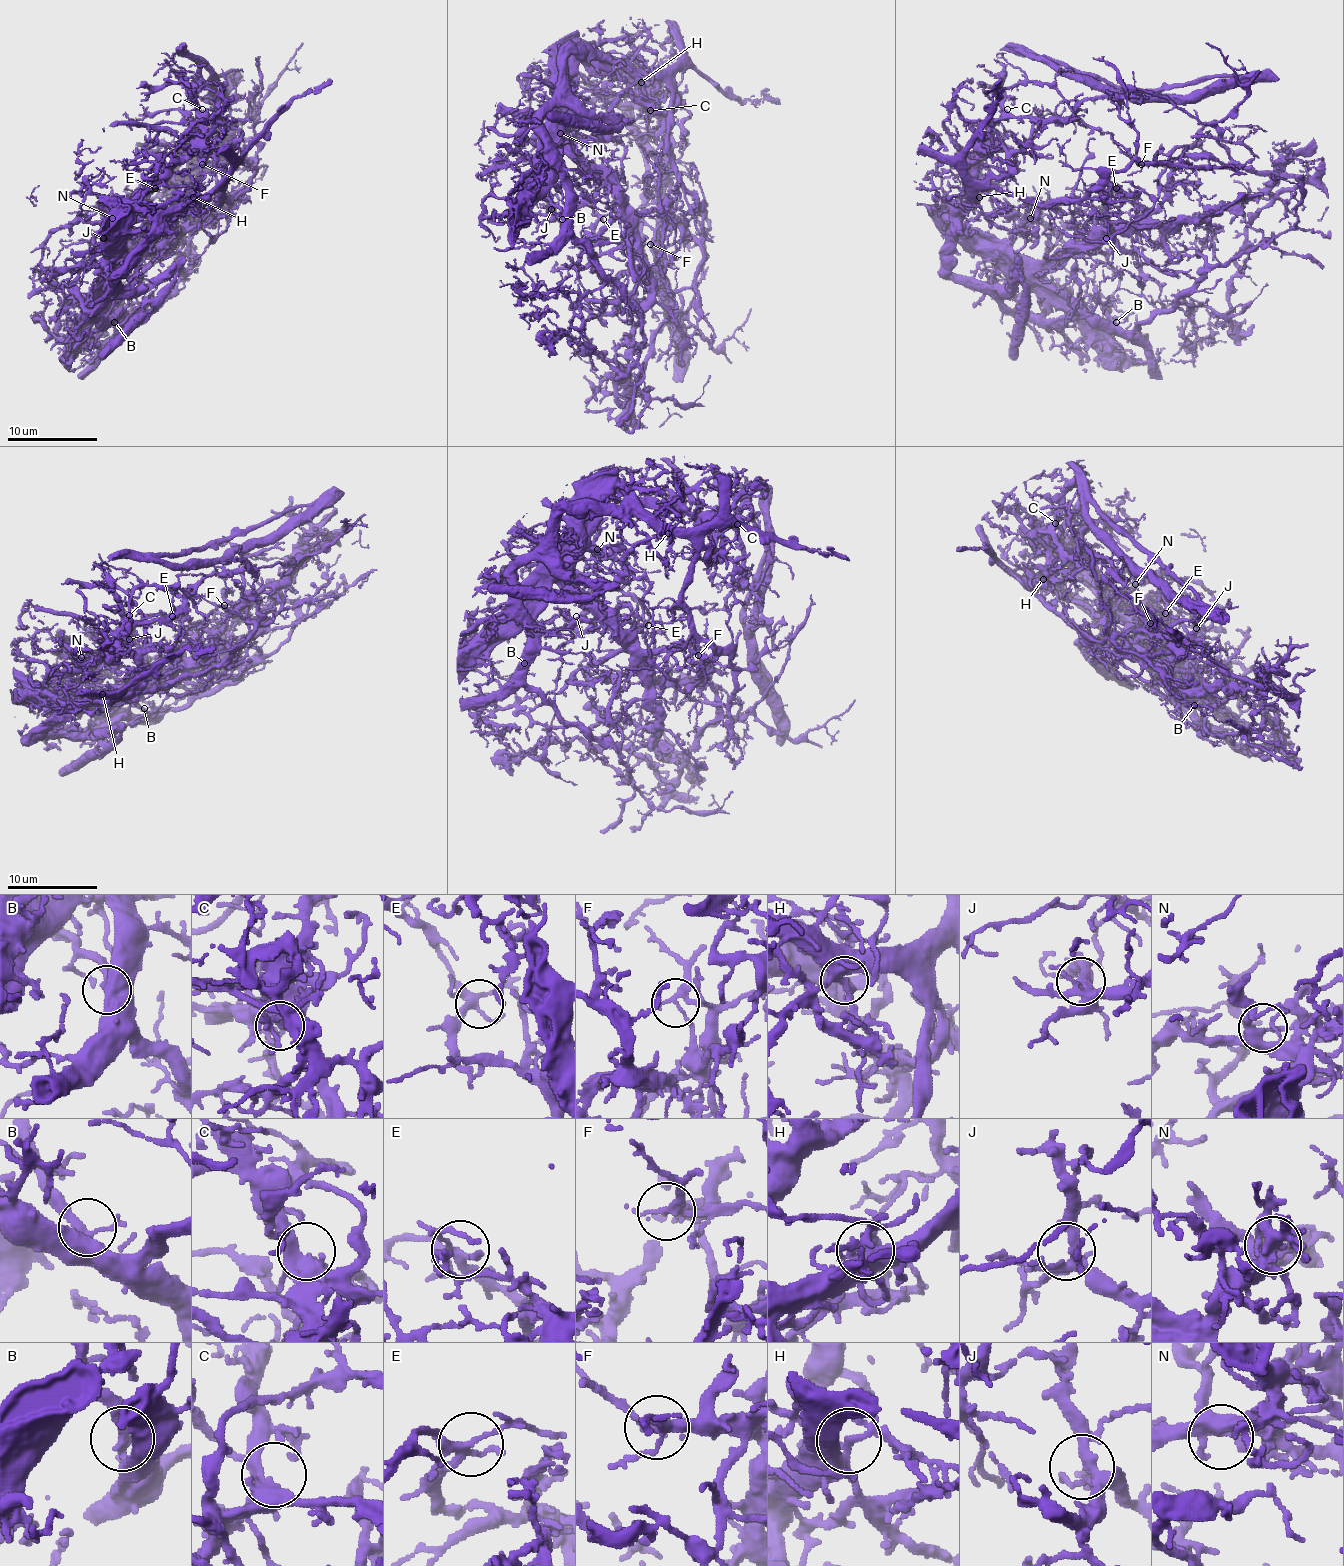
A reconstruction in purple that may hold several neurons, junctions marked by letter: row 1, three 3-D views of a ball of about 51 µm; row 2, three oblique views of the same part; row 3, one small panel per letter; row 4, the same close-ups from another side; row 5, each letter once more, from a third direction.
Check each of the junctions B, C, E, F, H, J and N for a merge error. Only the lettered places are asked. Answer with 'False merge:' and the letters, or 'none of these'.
False merge: F, H

